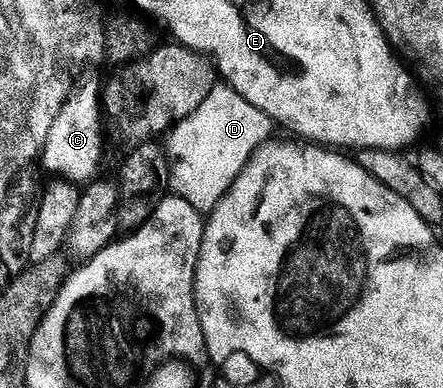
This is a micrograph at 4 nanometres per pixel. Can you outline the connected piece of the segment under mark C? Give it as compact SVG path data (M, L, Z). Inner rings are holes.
M83 77L76 89L64 100L60 112L52 120L52 128L48 128L46 143L40 151L40 162L43 162L59 179L75 184L86 184L99 173L98 161L102 158L102 98L98 95L98 82L94 78Z

